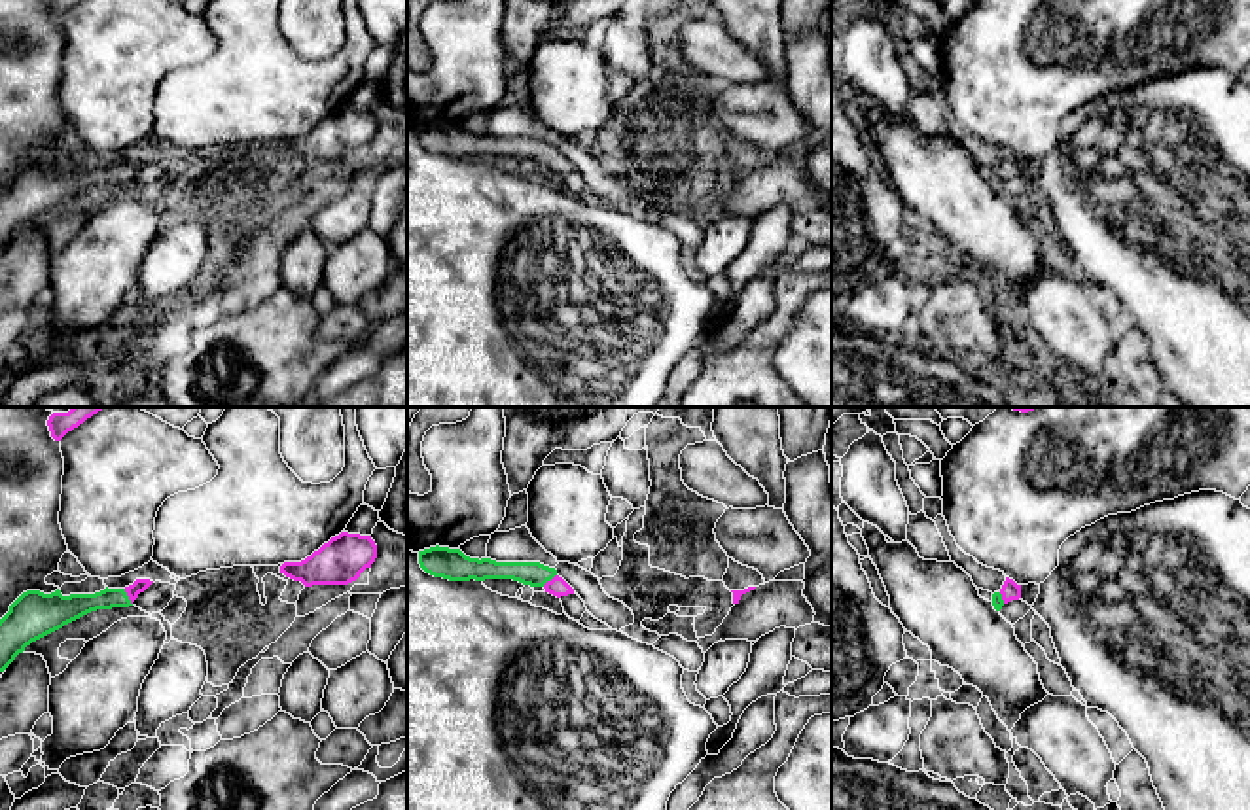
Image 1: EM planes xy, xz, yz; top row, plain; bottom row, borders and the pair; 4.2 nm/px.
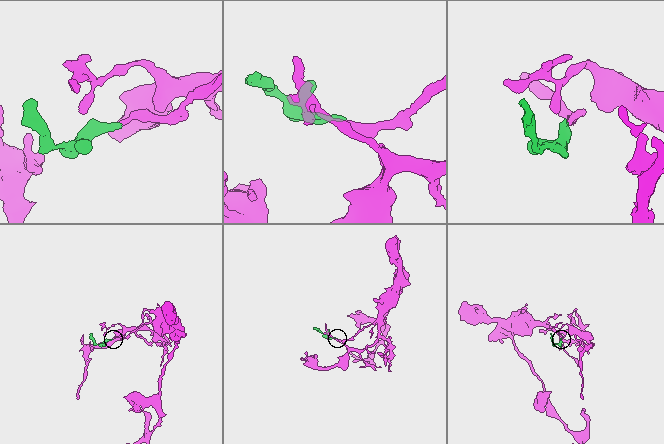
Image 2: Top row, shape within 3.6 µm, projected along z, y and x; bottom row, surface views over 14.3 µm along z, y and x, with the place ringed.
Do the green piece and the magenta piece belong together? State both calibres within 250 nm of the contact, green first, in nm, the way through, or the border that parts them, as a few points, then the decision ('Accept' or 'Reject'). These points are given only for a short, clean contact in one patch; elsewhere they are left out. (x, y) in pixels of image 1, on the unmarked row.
Thickness 110 nm (green) against 60 nm. Path across: xy (74, 182), (127, 173), (139, 161). Accept

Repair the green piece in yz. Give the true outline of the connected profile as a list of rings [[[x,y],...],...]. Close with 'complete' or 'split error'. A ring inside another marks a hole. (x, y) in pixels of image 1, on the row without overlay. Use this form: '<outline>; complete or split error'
[[[1006,153],[1002,165],[992,170],[992,182],[996,187],[1000,187],[1004,180],[1008,180],[1011,176],[1019,176],[1019,174],[1021,174],[1021,161],[1017,161],[1013,155]]]; split error

